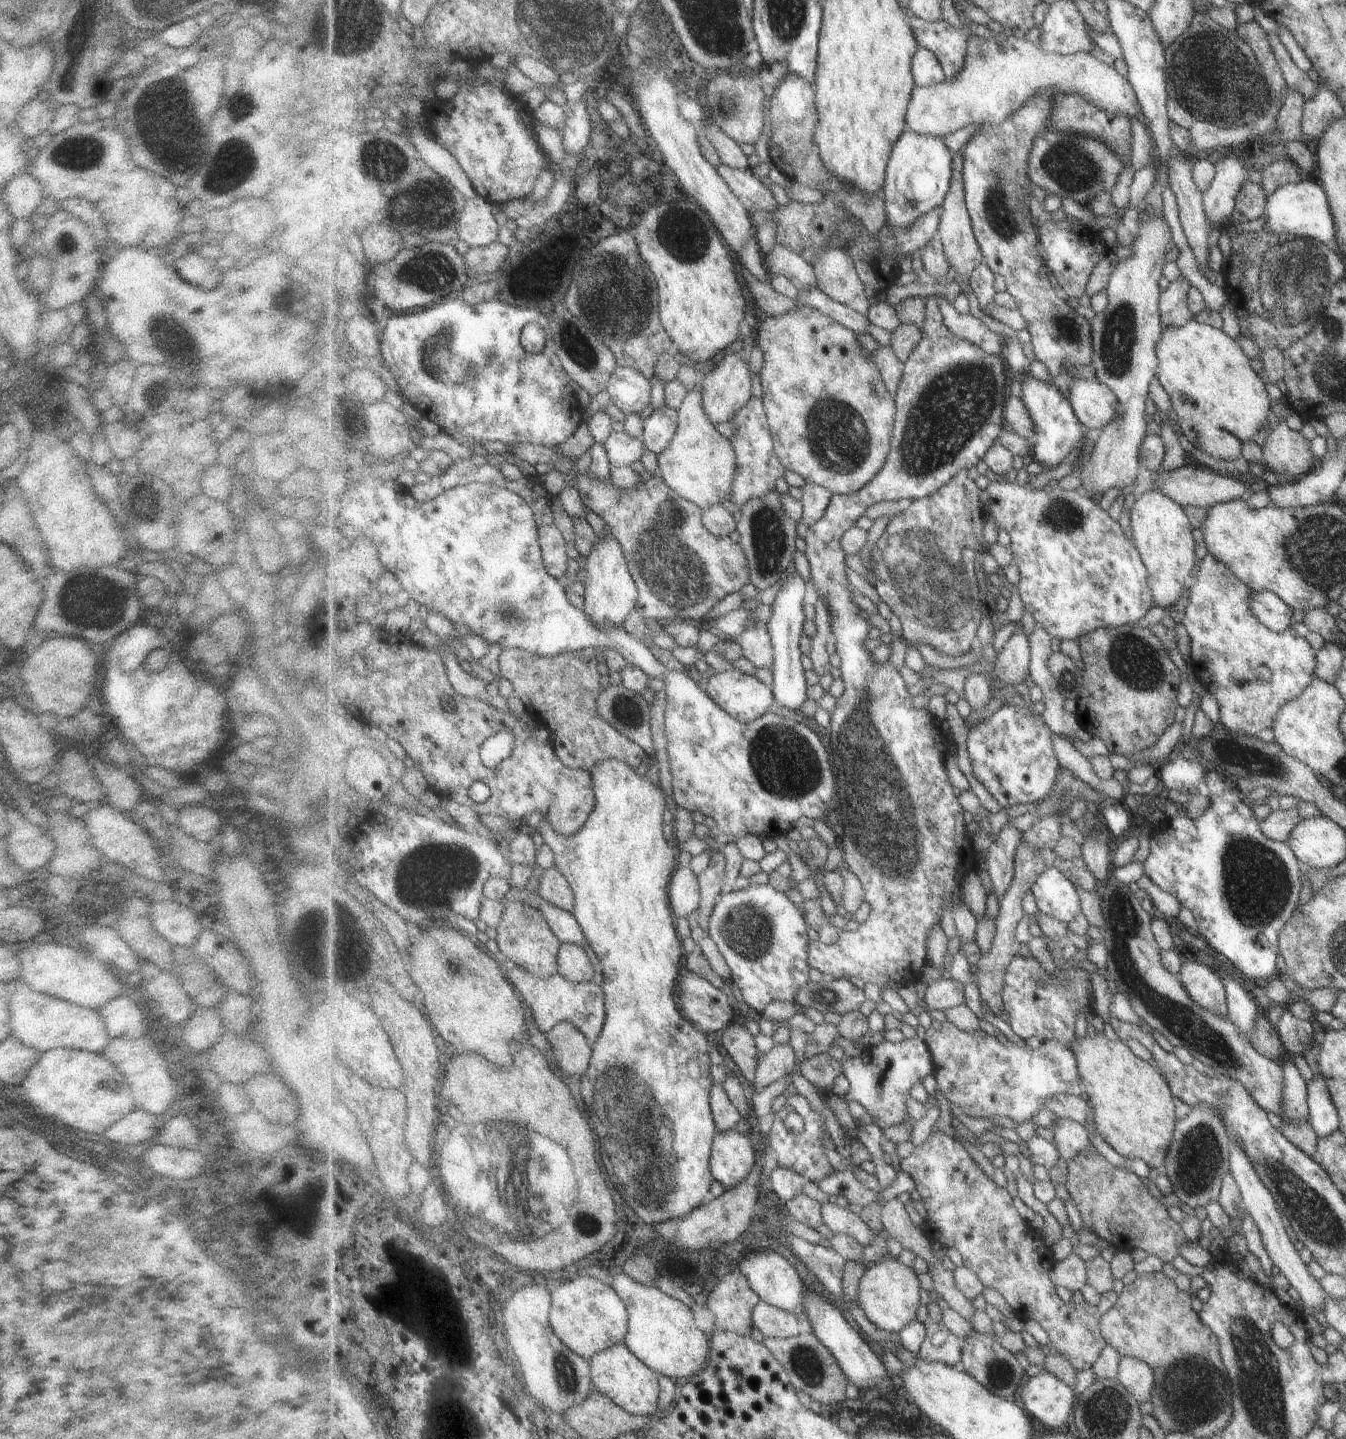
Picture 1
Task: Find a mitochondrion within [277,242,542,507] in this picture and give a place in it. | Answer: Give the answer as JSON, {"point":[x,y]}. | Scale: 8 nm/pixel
{"point":[445,361]}

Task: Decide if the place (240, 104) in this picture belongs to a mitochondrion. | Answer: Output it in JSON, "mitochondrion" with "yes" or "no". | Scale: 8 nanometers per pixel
{"mitochondrion":"yes"}

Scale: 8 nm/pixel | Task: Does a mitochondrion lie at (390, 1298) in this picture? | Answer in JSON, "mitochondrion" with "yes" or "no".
{"mitochondrion":"no"}

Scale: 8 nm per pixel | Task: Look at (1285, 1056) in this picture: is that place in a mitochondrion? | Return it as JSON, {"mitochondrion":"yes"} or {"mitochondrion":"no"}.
{"mitochondrion":"no"}

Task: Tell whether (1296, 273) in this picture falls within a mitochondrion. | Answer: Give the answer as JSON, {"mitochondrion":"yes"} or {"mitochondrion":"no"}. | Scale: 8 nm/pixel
{"mitochondrion":"yes"}

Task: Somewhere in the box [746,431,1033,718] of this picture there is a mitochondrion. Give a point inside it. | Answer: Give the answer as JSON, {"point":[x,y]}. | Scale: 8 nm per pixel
{"point":[929,575]}

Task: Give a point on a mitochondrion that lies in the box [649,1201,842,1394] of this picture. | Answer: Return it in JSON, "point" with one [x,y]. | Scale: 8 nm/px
{"point":[805,1362]}

